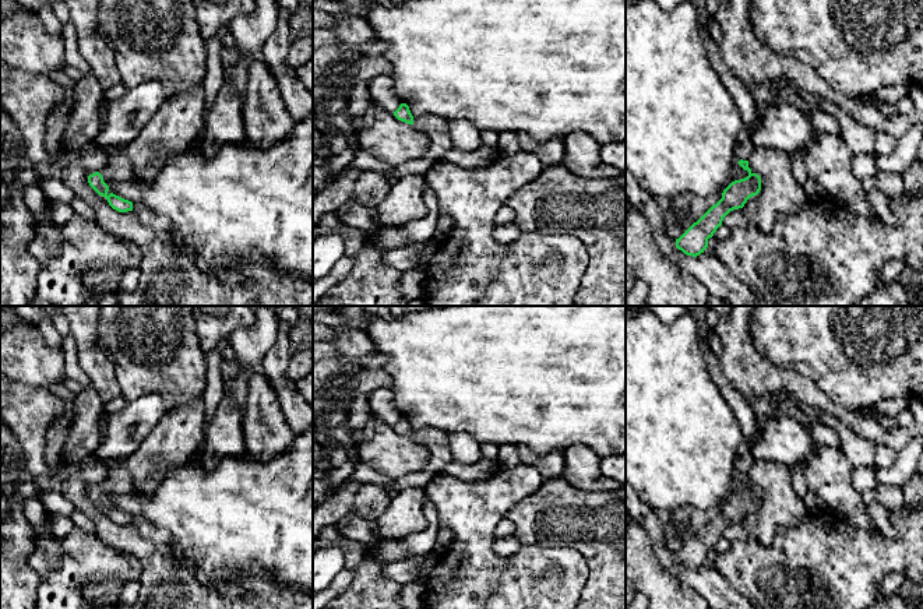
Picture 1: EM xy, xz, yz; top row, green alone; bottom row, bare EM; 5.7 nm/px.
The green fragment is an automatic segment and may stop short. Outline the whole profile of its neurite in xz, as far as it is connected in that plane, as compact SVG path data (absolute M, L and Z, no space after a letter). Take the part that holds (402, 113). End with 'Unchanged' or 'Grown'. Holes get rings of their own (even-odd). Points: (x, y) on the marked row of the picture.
M401 103L394 112L394 116L401 122L415 124L418 130L423 131L430 138L430 147L424 152L423 159L437 162L454 147L447 120L433 115L413 117L406 103Z. Grown

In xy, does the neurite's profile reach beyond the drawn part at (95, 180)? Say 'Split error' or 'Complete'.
Split error

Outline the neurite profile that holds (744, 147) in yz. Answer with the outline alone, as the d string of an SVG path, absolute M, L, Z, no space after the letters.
M740 133L737 138L737 144L734 148L734 156L737 161L748 161L753 151L755 149L753 141L751 141L751 134L750 133Z

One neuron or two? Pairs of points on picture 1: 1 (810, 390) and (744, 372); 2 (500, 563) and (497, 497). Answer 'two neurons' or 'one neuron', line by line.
1: one neuron
2: one neuron

